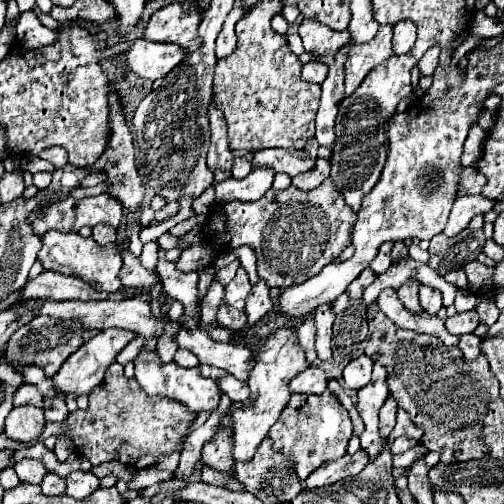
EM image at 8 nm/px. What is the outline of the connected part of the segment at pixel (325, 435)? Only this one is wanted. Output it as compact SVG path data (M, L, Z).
M325 390L319 396L291 394L289 404L283 408L279 420L269 430L273 450L277 450L283 456L289 456L295 462L295 472L301 482L319 466L341 458L347 450L351 434L353 426L349 414L345 408L341 408L337 398L329 390Z

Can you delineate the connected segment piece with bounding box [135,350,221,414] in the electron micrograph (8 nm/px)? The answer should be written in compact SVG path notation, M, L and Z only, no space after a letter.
M141 350L141 354L135 358L135 380L145 390L145 394L177 400L193 414L213 412L221 398L221 390L217 388L217 382L211 378L203 378L199 374L199 368L179 368L175 362L161 364L155 358L155 354L149 354L145 350Z

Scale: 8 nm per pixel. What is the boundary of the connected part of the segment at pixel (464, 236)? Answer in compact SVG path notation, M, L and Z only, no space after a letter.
M465 228L453 238L437 234L429 244L429 268L437 270L439 276L445 276L451 270L461 270L465 264L477 260L485 242L487 238L481 230Z

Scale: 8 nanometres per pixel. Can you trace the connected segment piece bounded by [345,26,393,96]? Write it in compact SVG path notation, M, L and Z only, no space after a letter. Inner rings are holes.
M381 26L377 36L361 46L351 46L345 62L345 96L353 94L353 90L363 82L363 78L377 64L393 56L391 50L393 26Z

